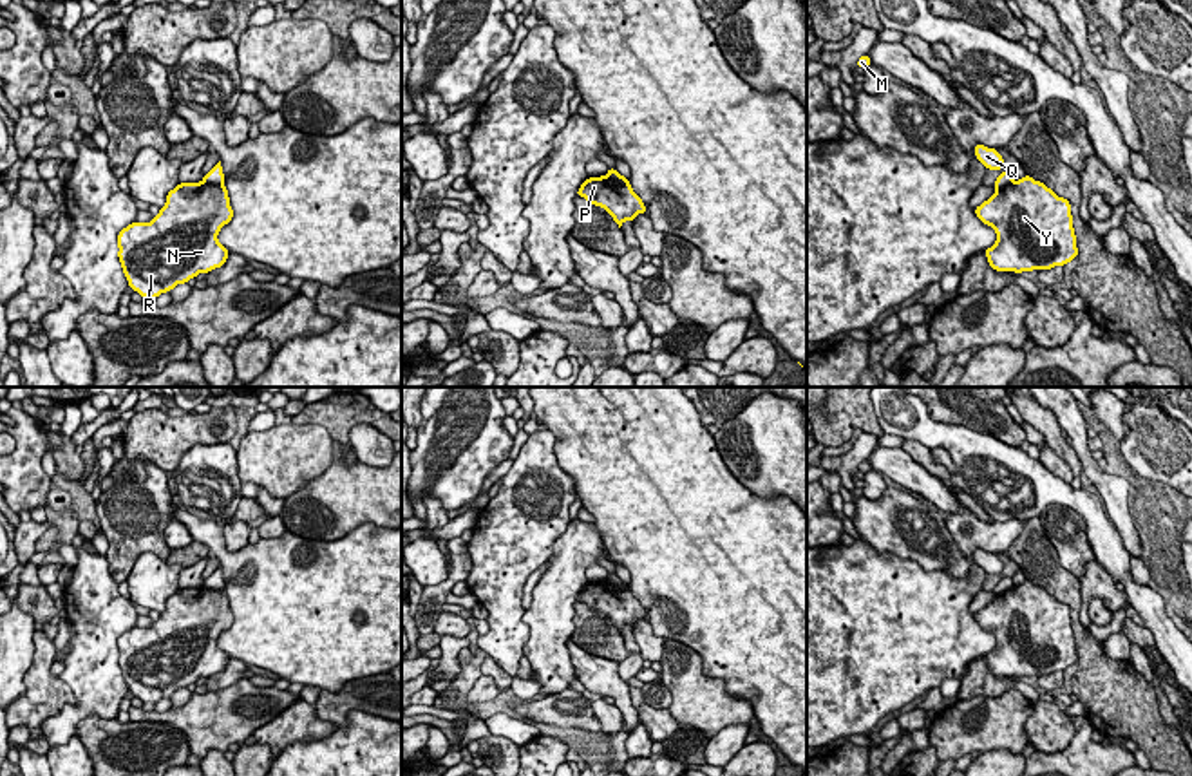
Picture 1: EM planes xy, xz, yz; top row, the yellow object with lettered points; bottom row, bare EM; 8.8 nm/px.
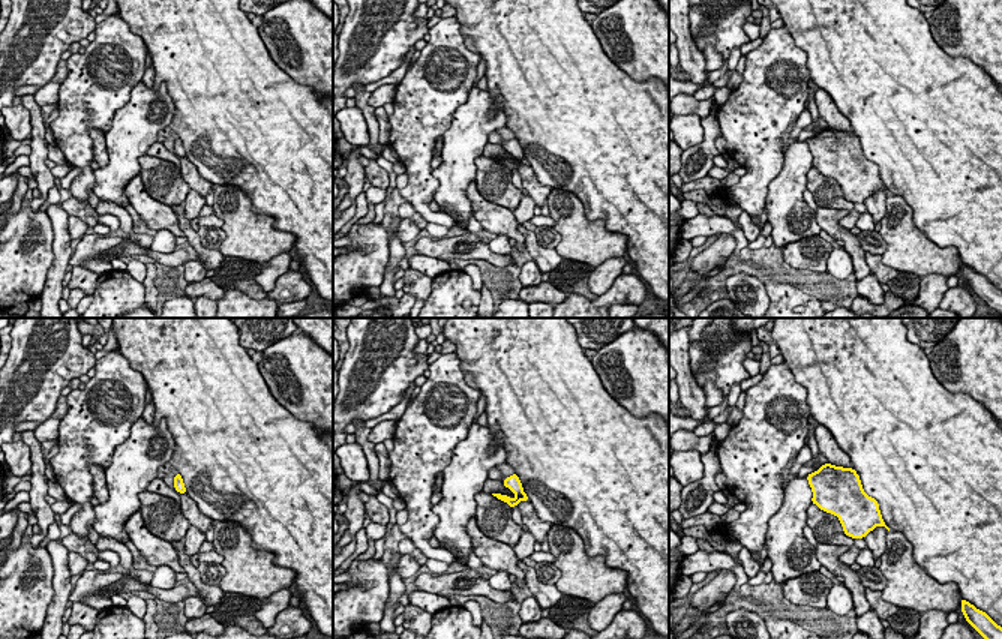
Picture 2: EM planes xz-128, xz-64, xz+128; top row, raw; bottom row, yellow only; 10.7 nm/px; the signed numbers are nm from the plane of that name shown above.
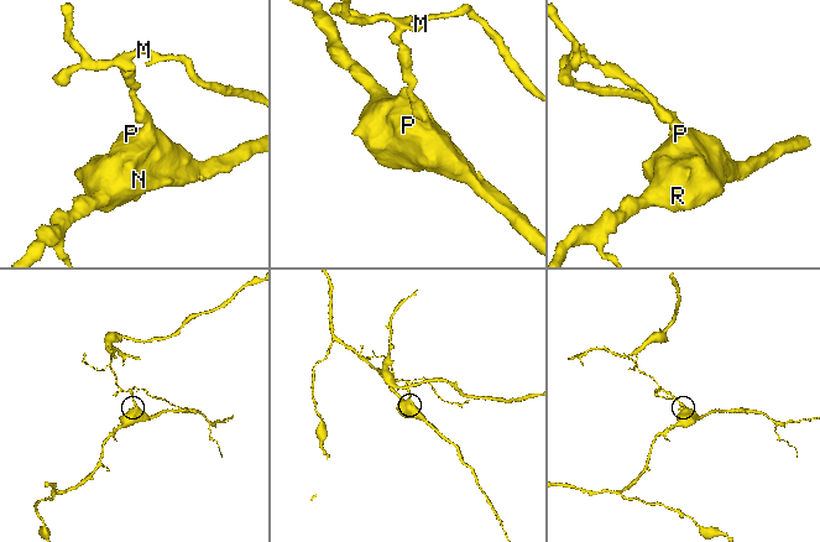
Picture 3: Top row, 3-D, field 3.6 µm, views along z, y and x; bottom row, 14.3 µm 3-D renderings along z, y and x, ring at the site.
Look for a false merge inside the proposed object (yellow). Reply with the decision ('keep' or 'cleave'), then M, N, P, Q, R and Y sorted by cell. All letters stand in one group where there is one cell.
cleave; M Q / N P R Y

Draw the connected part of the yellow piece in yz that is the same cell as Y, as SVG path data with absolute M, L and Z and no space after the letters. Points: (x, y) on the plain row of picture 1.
M1029 581L997 595L975 613L975 620L984 629L995 633L997 646L991 653L984 655L995 677L1044 677L1055 671L1065 671L1078 662L1069 606L1058 602L1051 593Z

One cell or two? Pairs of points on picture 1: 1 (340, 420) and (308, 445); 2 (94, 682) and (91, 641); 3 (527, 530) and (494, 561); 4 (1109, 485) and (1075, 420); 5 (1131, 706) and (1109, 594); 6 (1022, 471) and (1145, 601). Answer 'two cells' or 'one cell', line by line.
1: two cells
2: one cell
3: one cell
4: one cell
5: two cells
6: one cell

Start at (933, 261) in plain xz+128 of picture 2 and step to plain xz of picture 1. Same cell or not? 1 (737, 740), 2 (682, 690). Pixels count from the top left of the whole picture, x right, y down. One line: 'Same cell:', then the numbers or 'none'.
Same cell: 2

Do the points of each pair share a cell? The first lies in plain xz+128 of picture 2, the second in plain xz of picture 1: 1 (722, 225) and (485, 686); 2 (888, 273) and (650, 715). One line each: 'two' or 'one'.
1: two
2: one

